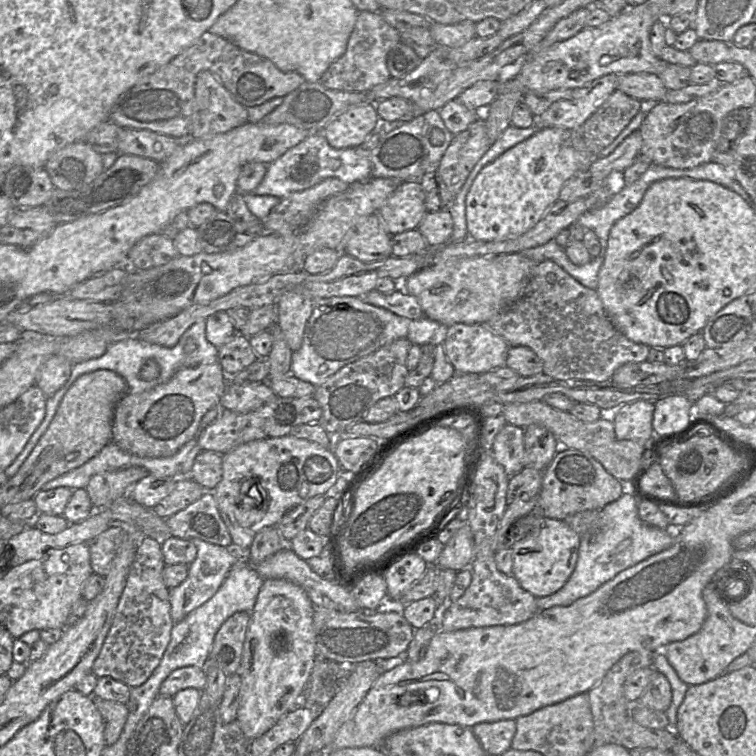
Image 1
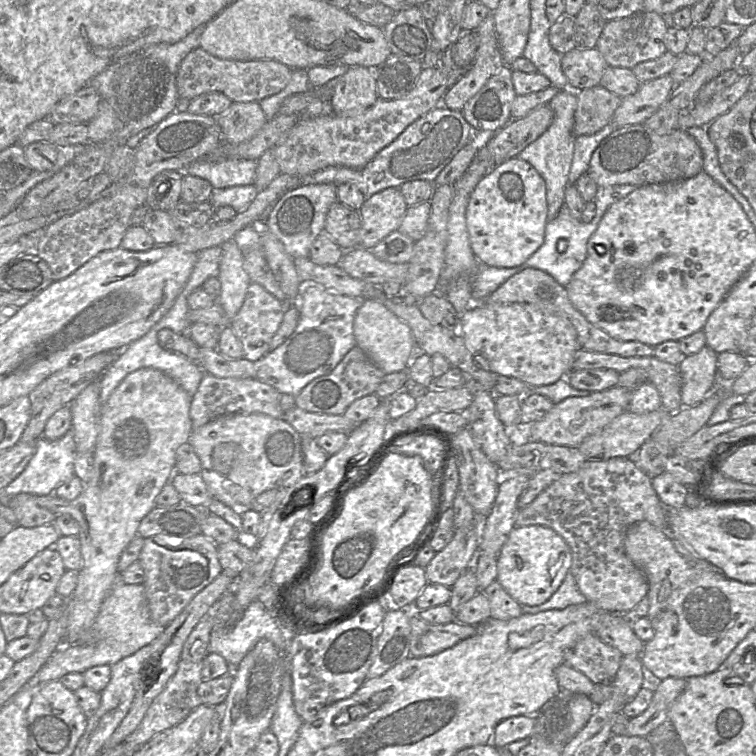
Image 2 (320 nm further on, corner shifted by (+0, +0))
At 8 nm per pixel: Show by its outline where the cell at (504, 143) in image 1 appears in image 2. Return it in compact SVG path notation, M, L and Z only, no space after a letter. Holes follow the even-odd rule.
M570 88L561 89L548 103L554 112L554 118L548 129L533 143L522 150L517 157L531 164L545 181L547 199L547 220L555 219L564 204L565 189L569 184L568 176L573 159L574 143L573 134L574 113L577 107L577 92Z

